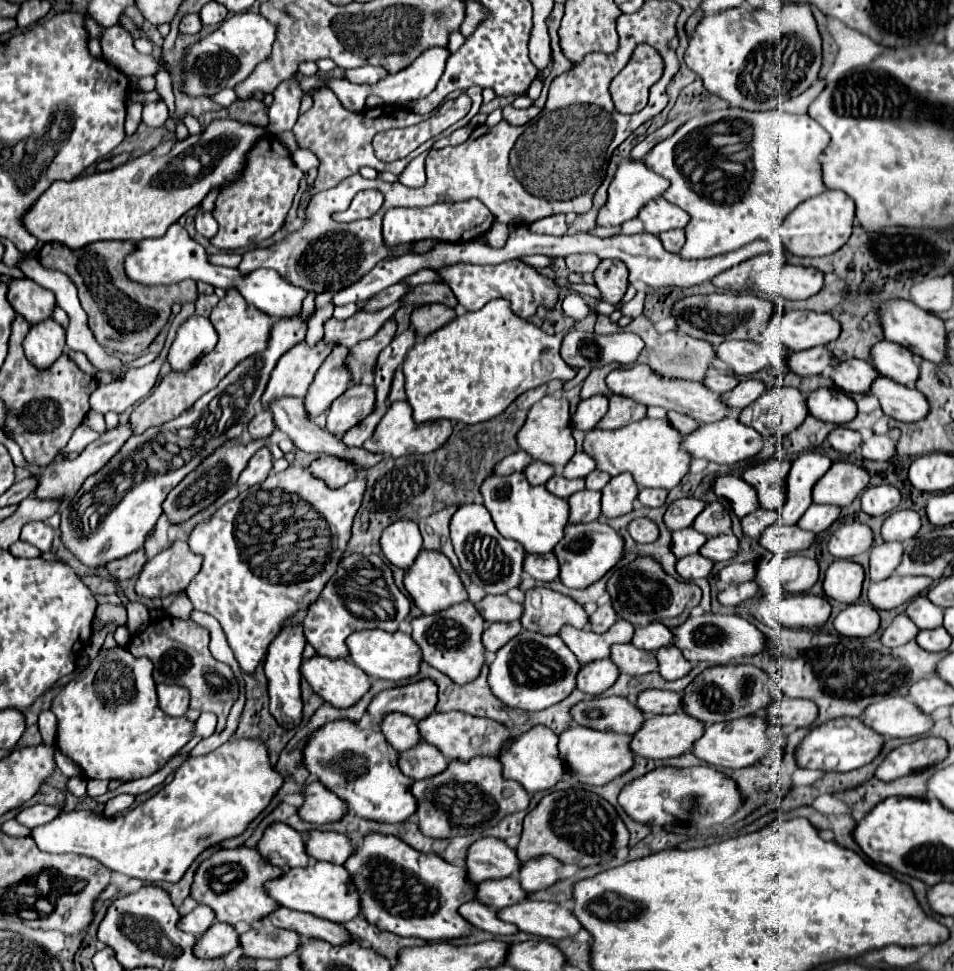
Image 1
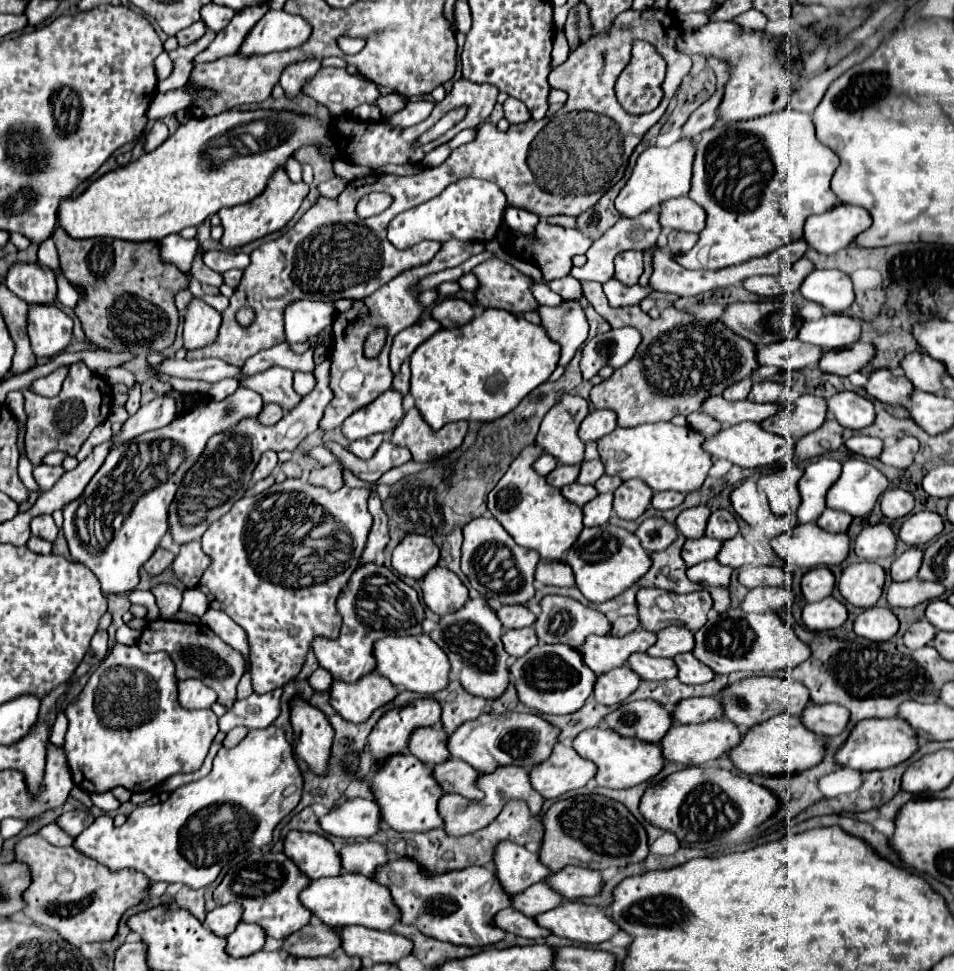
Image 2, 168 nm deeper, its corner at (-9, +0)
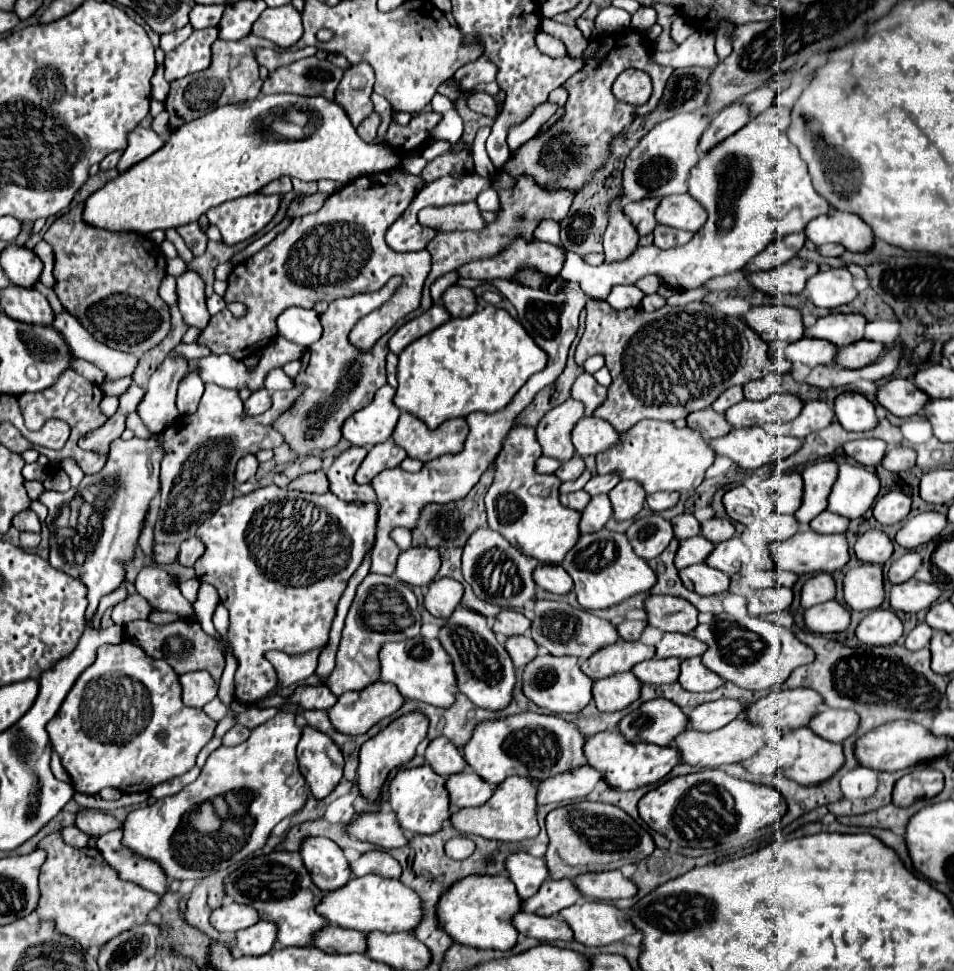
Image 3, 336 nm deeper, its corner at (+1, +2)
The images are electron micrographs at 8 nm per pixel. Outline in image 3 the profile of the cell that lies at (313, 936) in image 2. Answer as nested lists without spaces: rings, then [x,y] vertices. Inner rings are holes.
[[[329,924],[321,932],[317,932],[315,948],[325,950],[329,954],[351,954],[367,950],[367,936],[357,930],[345,930],[341,926]]]

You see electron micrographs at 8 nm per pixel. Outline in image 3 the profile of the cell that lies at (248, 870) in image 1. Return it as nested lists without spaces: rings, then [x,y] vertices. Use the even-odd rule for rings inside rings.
[[[275,850],[271,854],[261,854],[245,860],[245,864],[227,878],[225,890],[233,902],[253,906],[259,912],[261,920],[277,922],[279,948],[313,946],[315,934],[323,926],[327,926],[327,920],[315,912],[315,906],[321,902],[323,892],[313,884],[309,872],[305,870],[305,864],[301,862],[299,852]]]

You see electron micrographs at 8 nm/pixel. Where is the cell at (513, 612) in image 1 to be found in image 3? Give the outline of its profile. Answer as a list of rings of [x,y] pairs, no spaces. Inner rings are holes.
[[[503,610],[493,624],[493,632],[501,638],[509,638],[509,636],[523,636],[527,634],[531,628],[531,620],[525,618],[521,612],[517,610]]]

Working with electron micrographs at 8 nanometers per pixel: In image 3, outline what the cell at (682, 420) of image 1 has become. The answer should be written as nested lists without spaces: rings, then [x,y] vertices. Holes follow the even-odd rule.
[[[713,408],[691,412],[687,416],[687,426],[699,430],[705,440],[713,440],[731,432],[731,424],[727,422],[725,414],[719,414]]]

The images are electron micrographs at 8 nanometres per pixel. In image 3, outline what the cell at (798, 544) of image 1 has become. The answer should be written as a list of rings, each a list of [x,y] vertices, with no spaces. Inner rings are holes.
[[[803,530],[785,542],[771,544],[771,556],[781,570],[795,572],[799,576],[801,574],[819,574],[819,572],[831,574],[849,562],[849,548],[847,548],[847,540],[843,534],[827,536],[827,534],[817,534],[813,530]]]

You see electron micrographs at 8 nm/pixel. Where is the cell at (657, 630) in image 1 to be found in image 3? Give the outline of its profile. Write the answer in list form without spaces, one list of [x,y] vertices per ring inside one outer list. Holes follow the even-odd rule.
[[[667,632],[663,634],[663,638],[655,644],[657,658],[671,658],[677,656],[681,660],[685,658],[693,658],[693,656],[701,656],[705,654],[707,646],[705,642],[697,640],[691,634],[677,634],[677,632]]]

